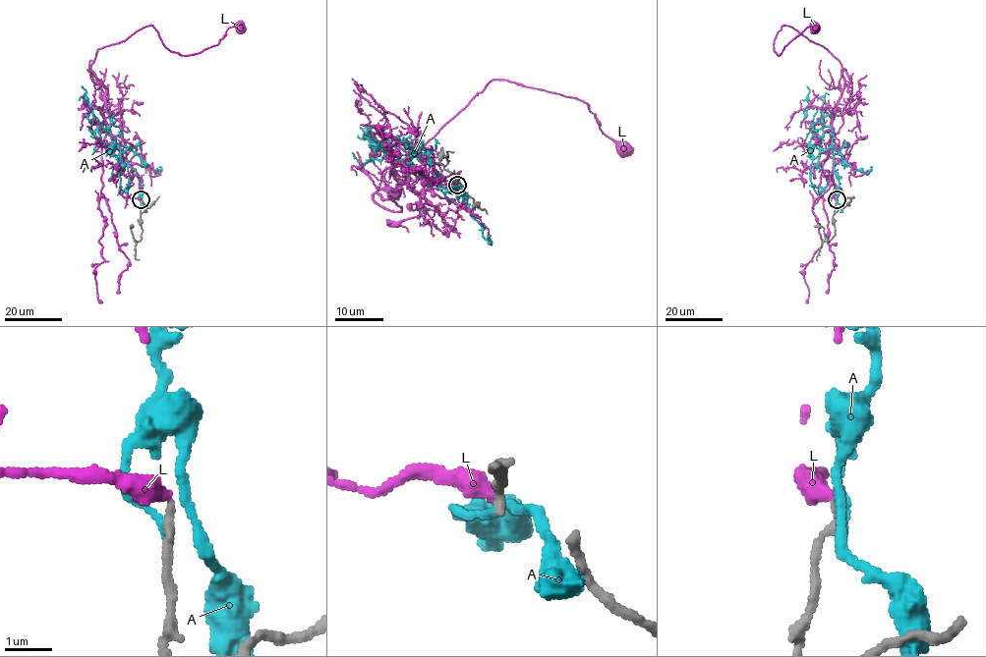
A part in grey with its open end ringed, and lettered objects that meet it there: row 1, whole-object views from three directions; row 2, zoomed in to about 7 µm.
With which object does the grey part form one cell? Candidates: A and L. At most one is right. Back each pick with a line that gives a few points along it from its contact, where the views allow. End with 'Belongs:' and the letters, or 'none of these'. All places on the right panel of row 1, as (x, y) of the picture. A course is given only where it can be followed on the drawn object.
Belongs: none of these

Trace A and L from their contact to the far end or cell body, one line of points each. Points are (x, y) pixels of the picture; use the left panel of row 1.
A: (141, 200), (139, 176), (129, 166), (121, 129), (110, 126), (121, 149), (129, 147), (156, 173), (159, 166)
L: (141, 199), (127, 194), (133, 169), (90, 70), (108, 95), (102, 302)

